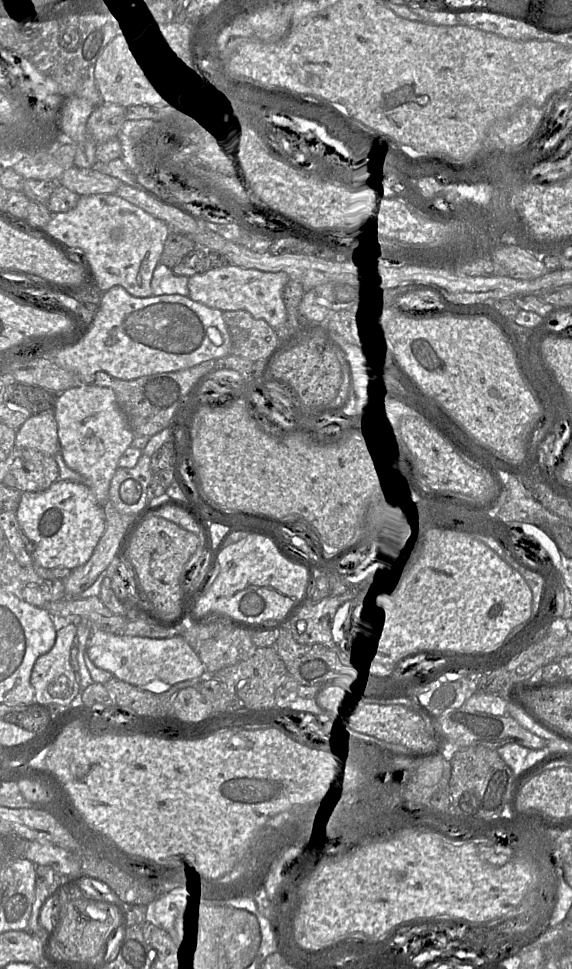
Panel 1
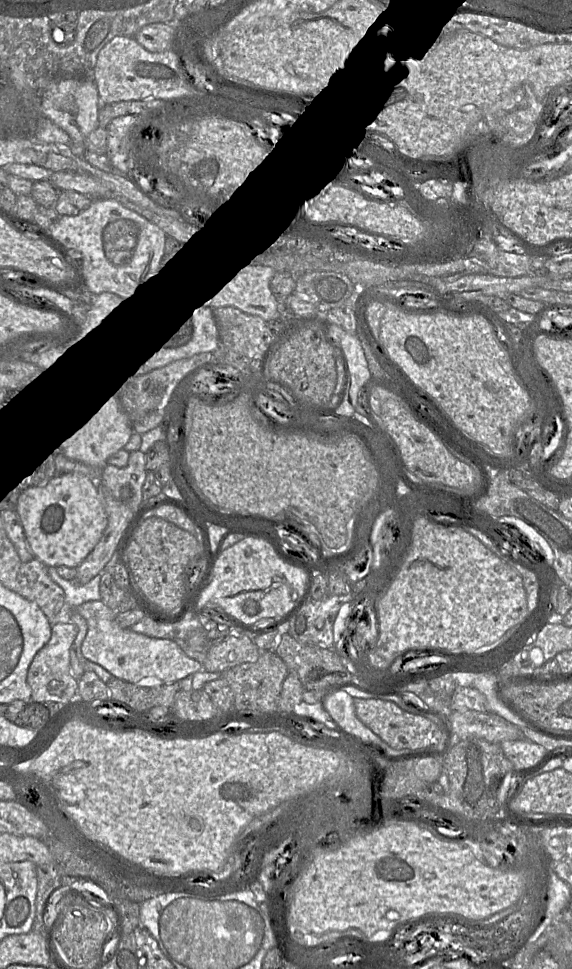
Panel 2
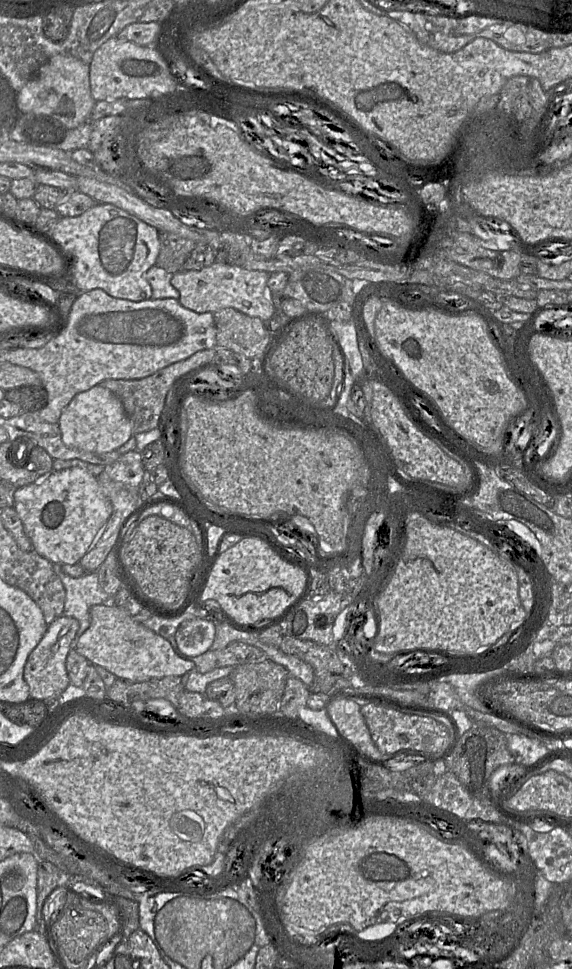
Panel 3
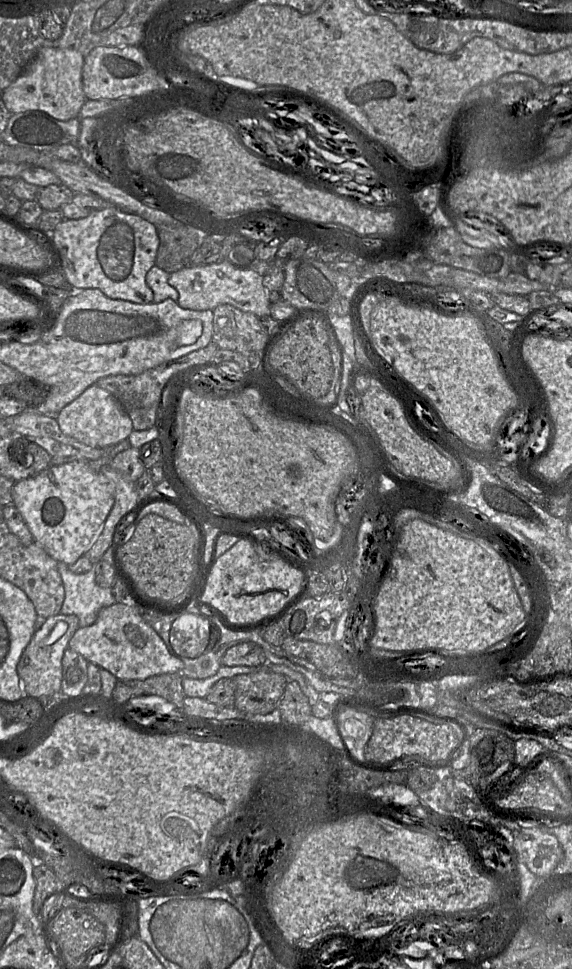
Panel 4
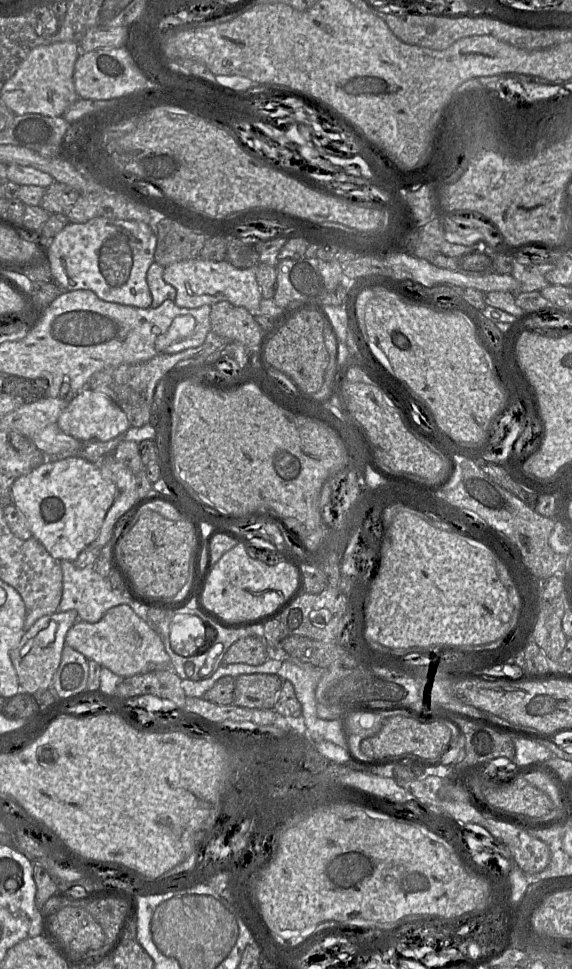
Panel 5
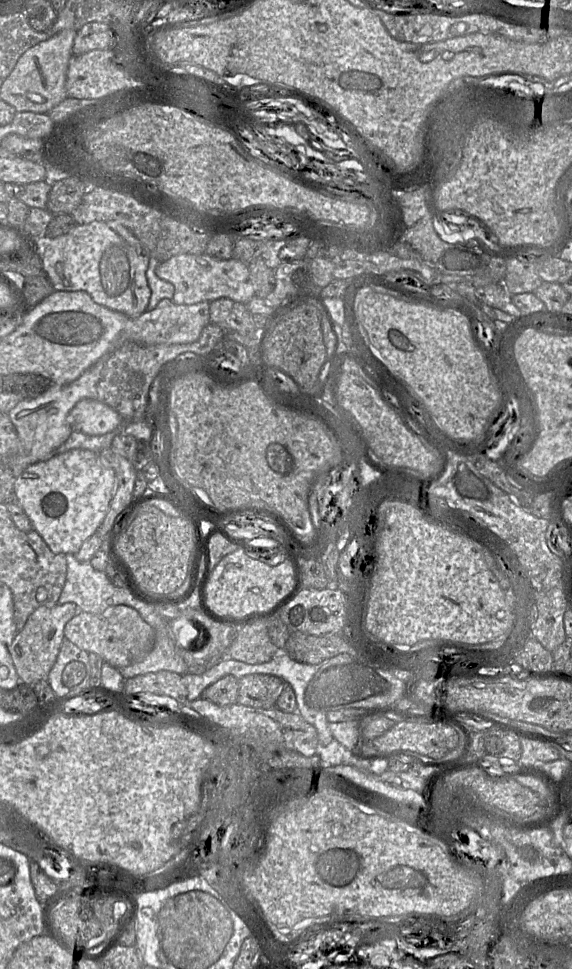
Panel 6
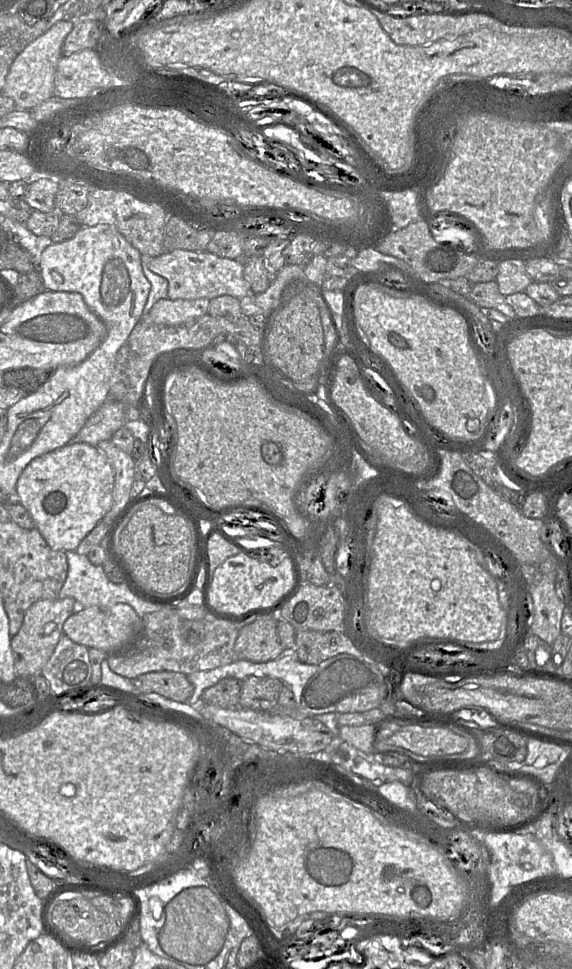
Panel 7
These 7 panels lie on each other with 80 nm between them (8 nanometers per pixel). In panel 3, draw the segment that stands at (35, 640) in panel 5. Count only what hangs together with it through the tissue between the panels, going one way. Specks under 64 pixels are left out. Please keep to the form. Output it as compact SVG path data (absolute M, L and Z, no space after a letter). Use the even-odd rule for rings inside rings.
M61 616L48 625L48 629L24 666L23 677L29 687L31 699L58 698L70 684L66 670L66 659L71 643L79 630L79 622L72 617Z

